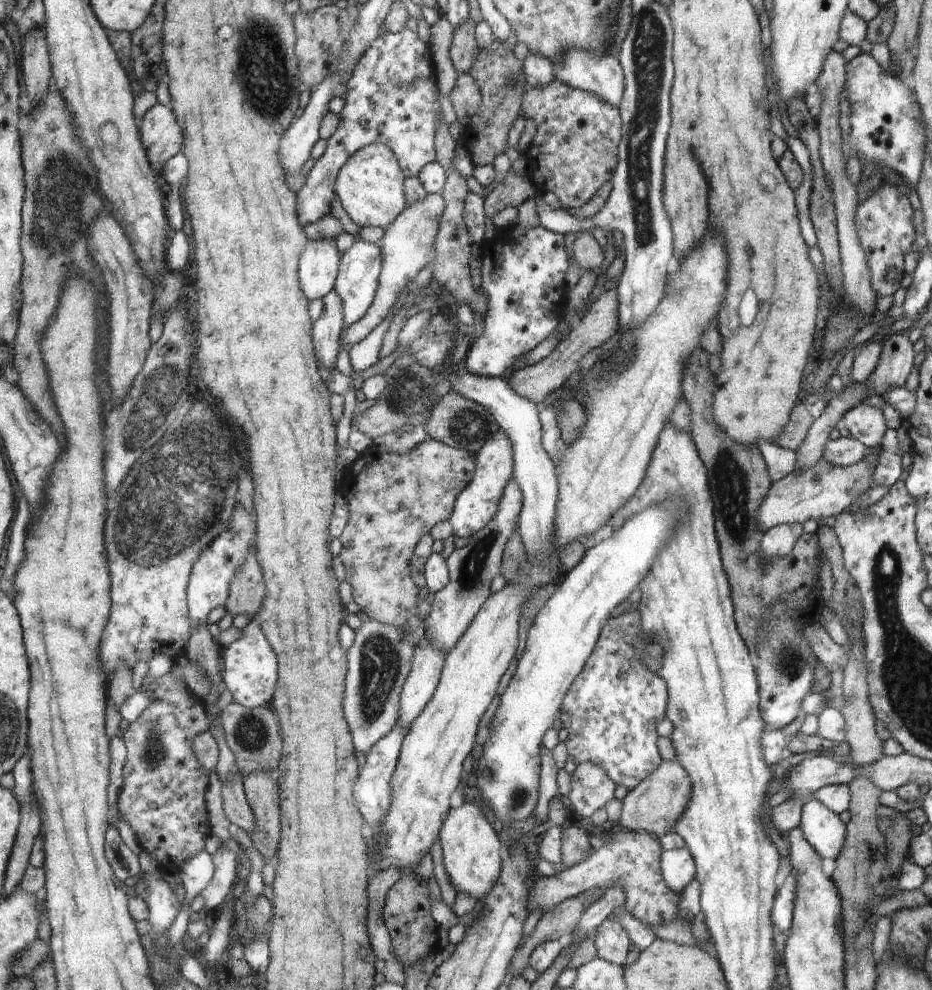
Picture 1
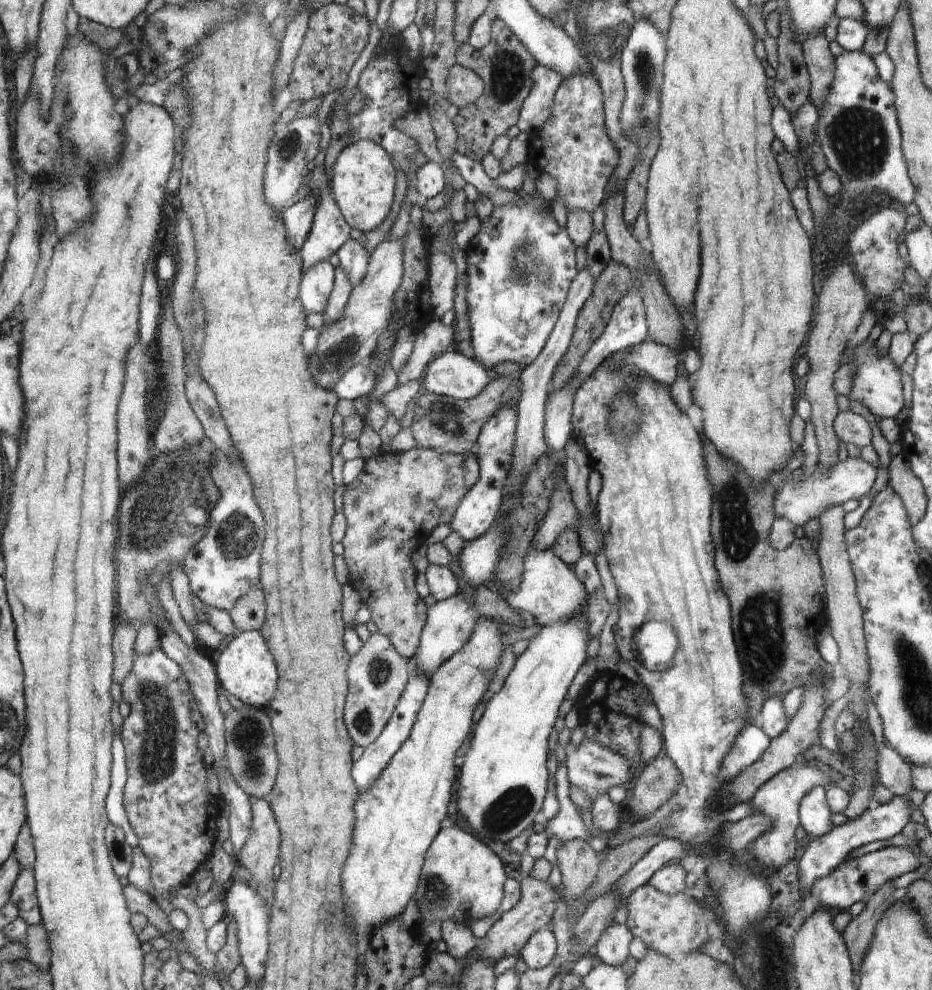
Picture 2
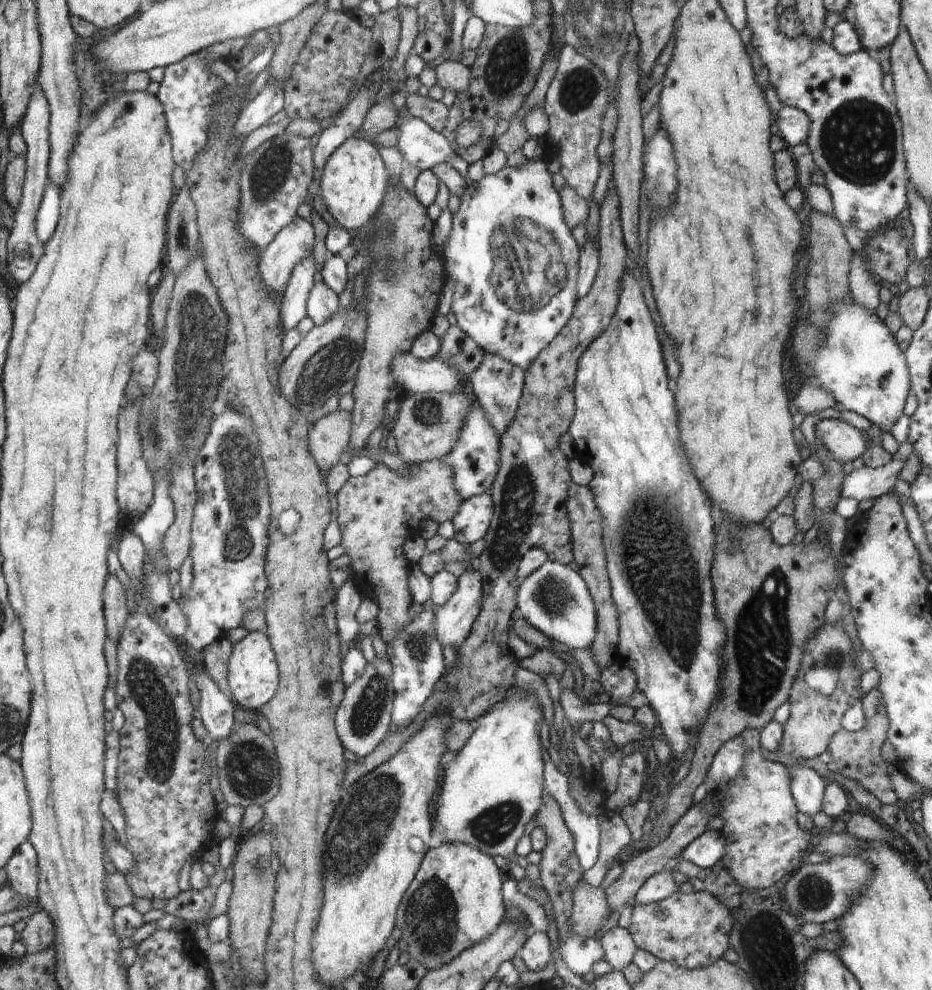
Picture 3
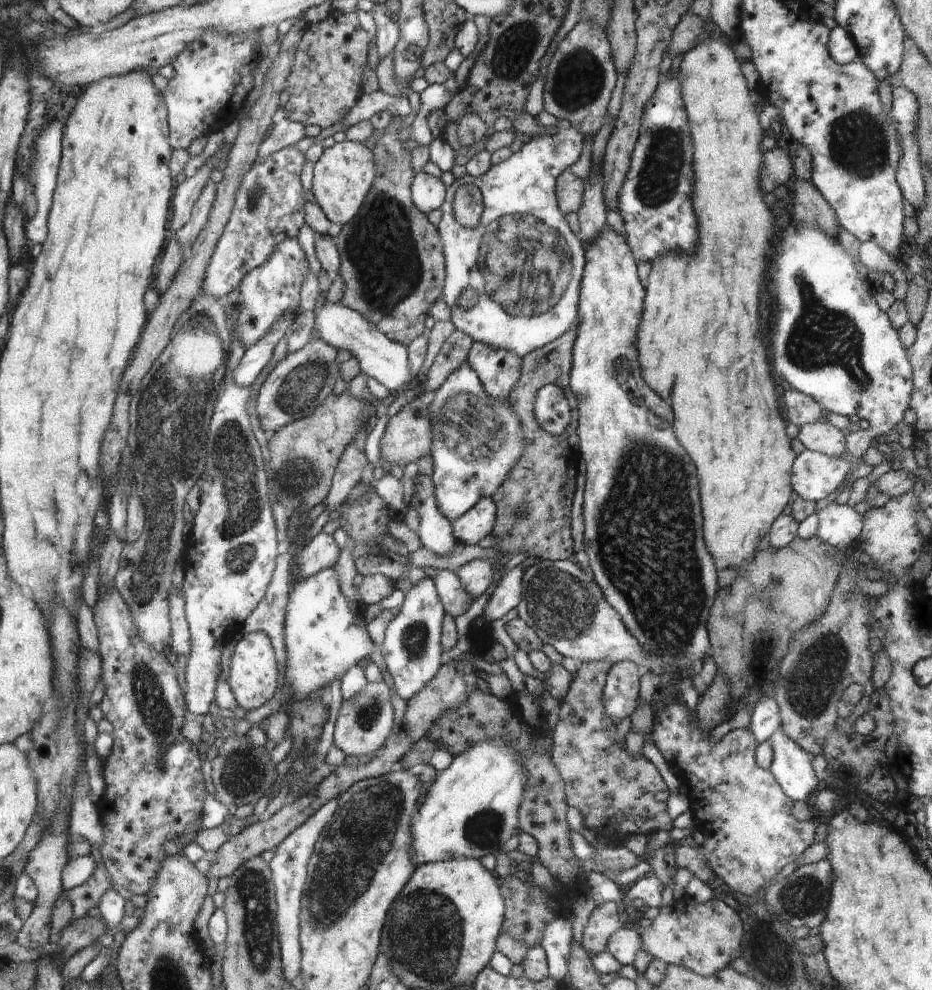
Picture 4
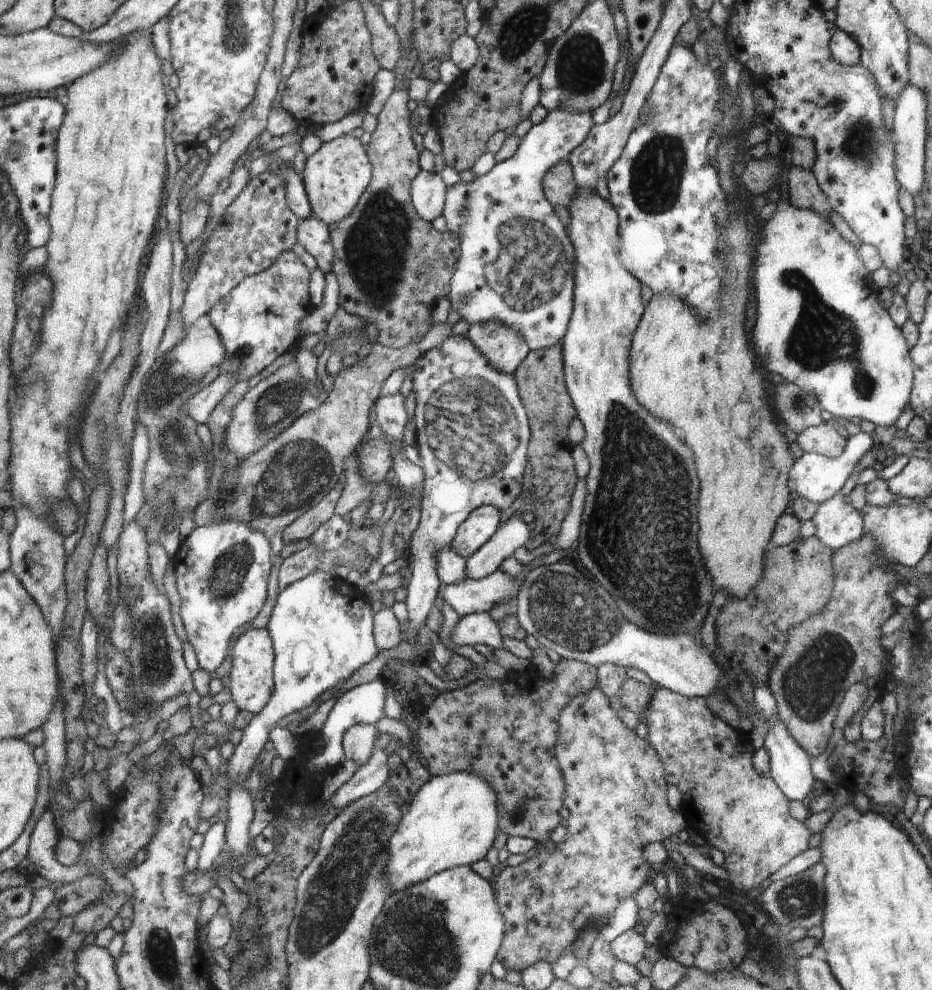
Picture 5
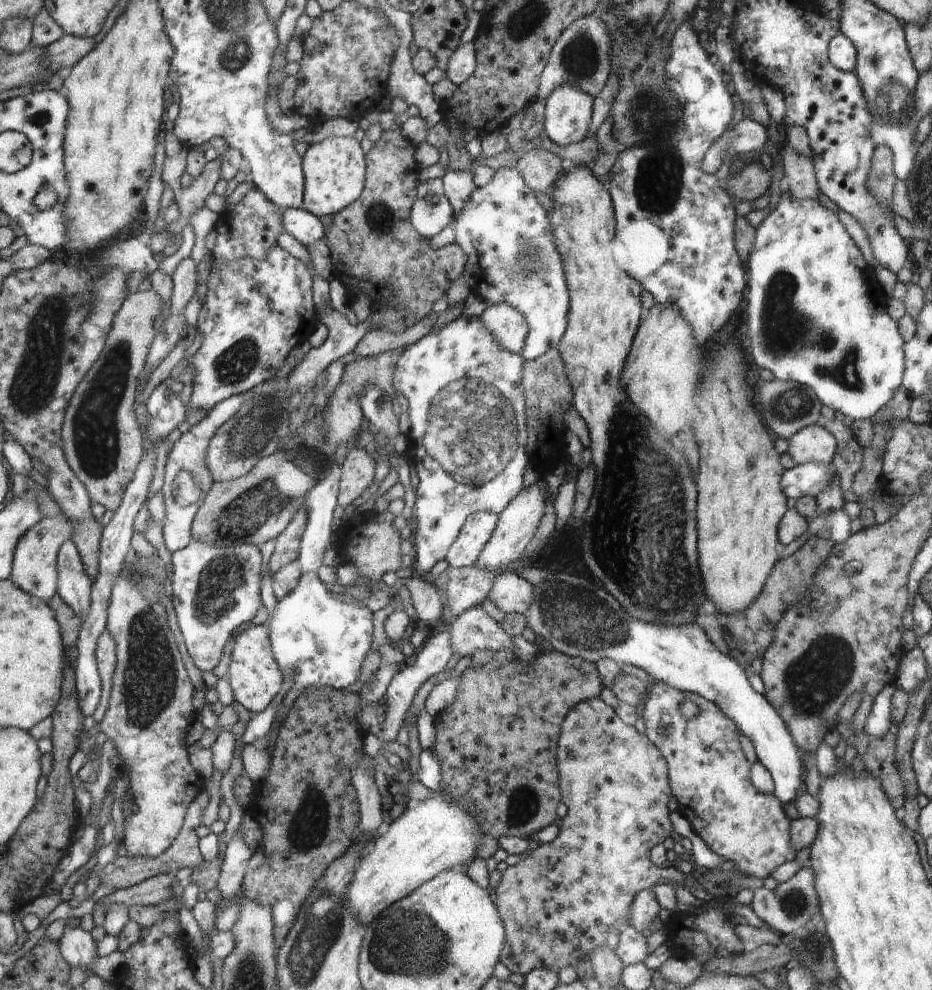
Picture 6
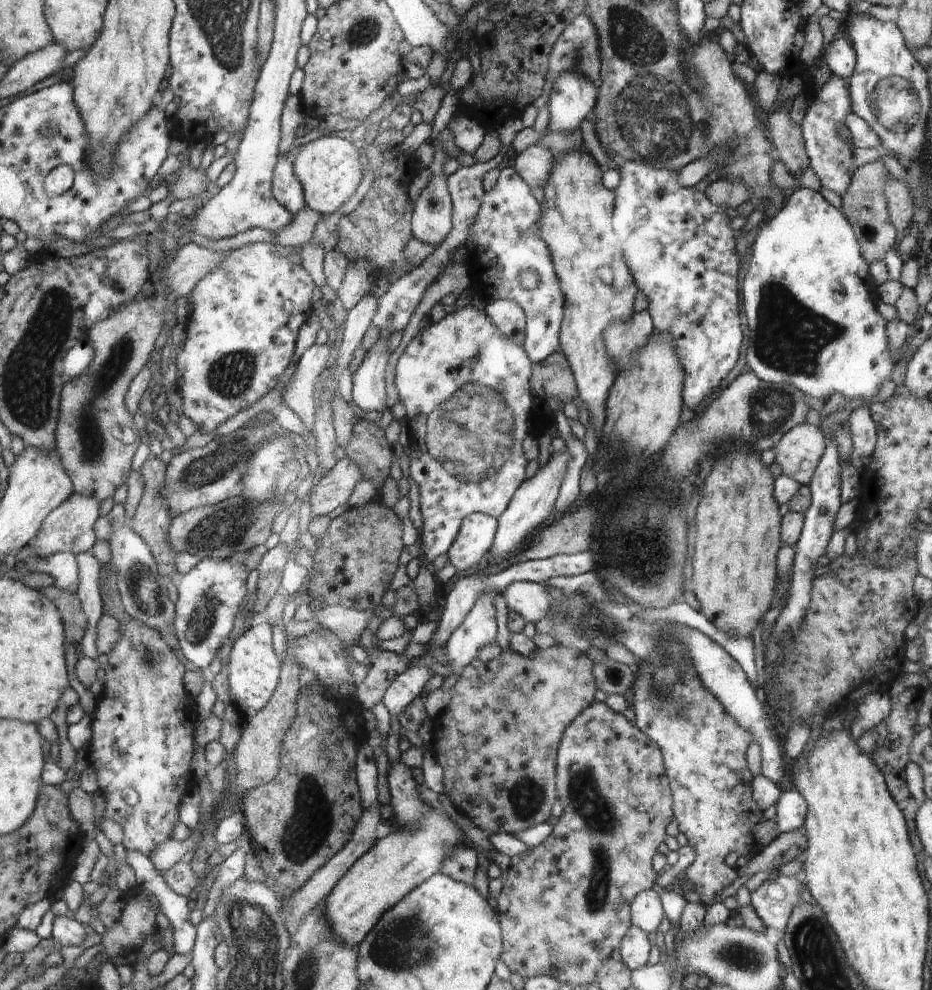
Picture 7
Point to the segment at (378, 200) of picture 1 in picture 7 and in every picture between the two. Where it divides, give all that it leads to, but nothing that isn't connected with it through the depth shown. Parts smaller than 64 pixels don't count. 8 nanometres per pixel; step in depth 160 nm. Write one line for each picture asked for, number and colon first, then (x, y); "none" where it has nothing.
2: (363, 186)
3: (353, 182)
4: (342, 176)
5: (336, 175)
6: (334, 169)
7: (328, 168)

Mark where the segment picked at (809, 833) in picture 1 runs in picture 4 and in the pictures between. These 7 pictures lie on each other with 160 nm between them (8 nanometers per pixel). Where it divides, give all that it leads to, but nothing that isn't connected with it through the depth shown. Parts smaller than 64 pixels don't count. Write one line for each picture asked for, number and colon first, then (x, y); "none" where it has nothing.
2: (815, 813)
3: (807, 787)
4: (791, 766)

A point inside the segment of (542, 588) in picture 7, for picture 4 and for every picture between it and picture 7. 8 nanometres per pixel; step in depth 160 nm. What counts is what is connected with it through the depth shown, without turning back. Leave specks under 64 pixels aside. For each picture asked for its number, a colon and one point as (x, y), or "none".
4: (455, 600)
5: (471, 596)
6: (512, 594)

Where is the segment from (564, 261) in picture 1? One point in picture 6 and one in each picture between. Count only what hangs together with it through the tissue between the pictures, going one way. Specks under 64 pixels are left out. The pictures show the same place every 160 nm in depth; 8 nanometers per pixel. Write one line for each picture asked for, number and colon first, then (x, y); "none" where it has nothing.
2: (520, 264)
3: (510, 221)
4: (489, 223)
5: (510, 235)
6: (513, 258)

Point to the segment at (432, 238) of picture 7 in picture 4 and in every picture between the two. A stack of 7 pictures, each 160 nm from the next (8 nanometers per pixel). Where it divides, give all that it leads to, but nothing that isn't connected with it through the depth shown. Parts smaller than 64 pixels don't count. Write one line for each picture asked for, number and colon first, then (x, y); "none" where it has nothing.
4: (429, 191)
5: (429, 190)
6: (432, 211)

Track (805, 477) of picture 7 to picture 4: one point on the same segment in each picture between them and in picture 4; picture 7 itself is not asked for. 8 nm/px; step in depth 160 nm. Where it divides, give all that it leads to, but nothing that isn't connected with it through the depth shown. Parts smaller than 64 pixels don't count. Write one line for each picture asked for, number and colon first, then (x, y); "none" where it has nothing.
4: (824, 437)
5: (824, 439)
6: (814, 444)

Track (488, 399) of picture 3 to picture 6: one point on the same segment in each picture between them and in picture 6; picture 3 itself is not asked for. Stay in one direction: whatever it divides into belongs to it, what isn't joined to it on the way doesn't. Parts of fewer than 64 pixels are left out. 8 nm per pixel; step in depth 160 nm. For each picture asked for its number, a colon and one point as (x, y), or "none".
4: (499, 369)
5: (505, 347)
6: (510, 328)

